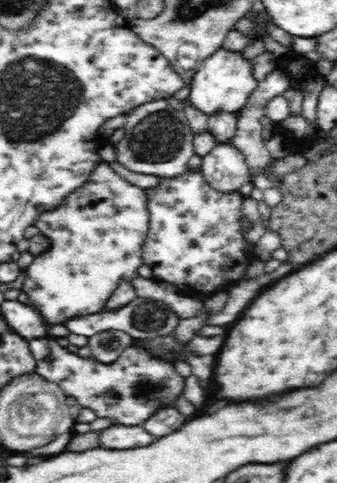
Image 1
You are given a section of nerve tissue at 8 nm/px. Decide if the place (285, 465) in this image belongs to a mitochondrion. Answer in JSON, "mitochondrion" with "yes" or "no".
{"mitochondrion":"no"}

